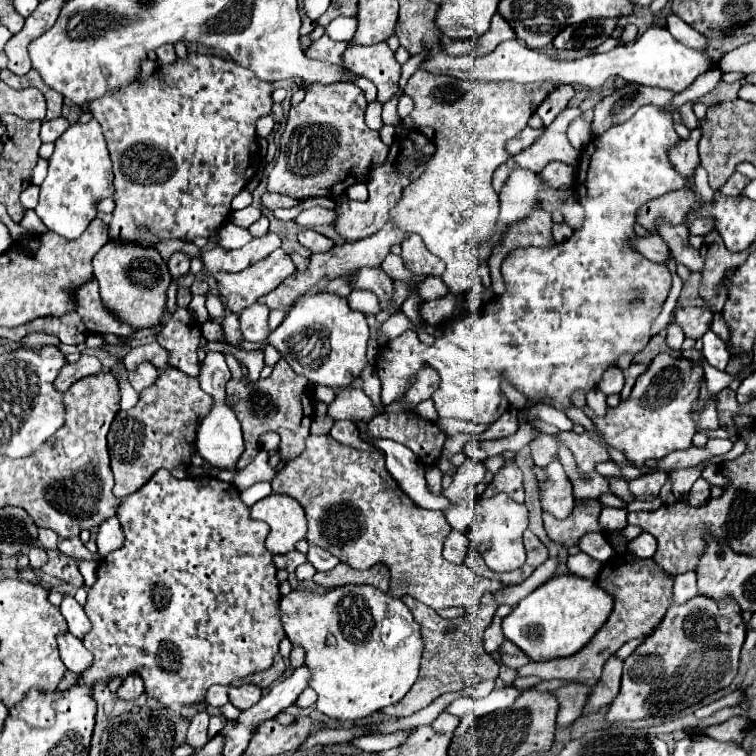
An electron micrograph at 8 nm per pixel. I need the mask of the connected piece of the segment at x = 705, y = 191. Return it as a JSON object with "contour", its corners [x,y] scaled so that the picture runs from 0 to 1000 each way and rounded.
{"contour":[[[922,220],[922,222],[919,222],[917,241],[919,241],[919,249],[922,249],[922,251],[935,262],[935,265],[943,259],[943,251],[940,251],[938,243],[935,243],[935,228],[933,228],[930,220]]]}

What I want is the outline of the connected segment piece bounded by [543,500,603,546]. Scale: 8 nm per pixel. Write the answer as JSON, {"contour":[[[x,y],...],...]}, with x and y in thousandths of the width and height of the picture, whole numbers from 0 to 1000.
{"contour":[[[779,661],[776,667],[774,664],[761,667],[755,683],[747,688],[737,688],[729,680],[718,680],[721,701],[731,717],[763,722],[771,706],[798,704],[798,698],[792,696],[792,677],[795,677],[795,667],[787,661]]]}

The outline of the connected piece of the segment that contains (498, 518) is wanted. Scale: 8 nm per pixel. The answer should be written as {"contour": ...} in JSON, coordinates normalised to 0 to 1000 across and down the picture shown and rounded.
{"contour":[[[668,651],[655,653],[652,659],[631,659],[628,661],[628,690],[620,698],[620,728],[634,730],[642,738],[642,746],[657,757],[673,757],[692,749],[694,725],[692,725],[692,704],[697,698],[697,672],[676,661]]]}

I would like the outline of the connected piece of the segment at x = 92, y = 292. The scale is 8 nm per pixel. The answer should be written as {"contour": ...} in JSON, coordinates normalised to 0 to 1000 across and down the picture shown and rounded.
{"contour":[[[126,370],[107,378],[102,392],[102,415],[110,421],[118,439],[128,442],[157,442],[157,444],[173,444],[176,437],[163,429],[157,421],[152,421],[147,413],[142,413],[134,402],[134,392],[128,386]]]}

